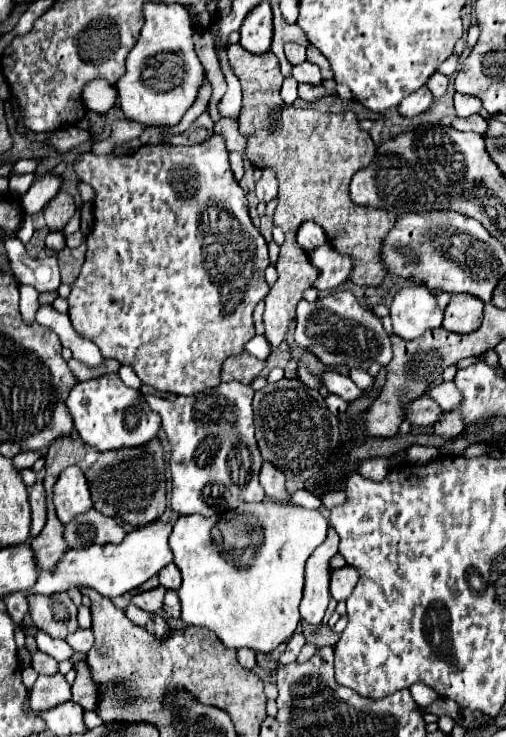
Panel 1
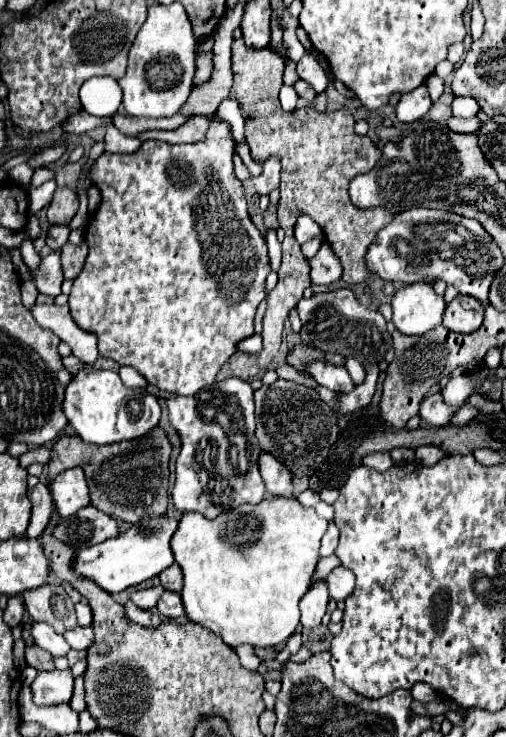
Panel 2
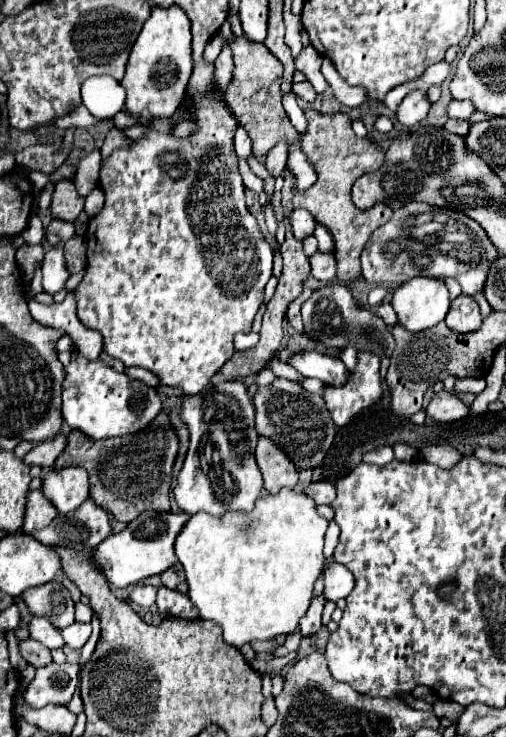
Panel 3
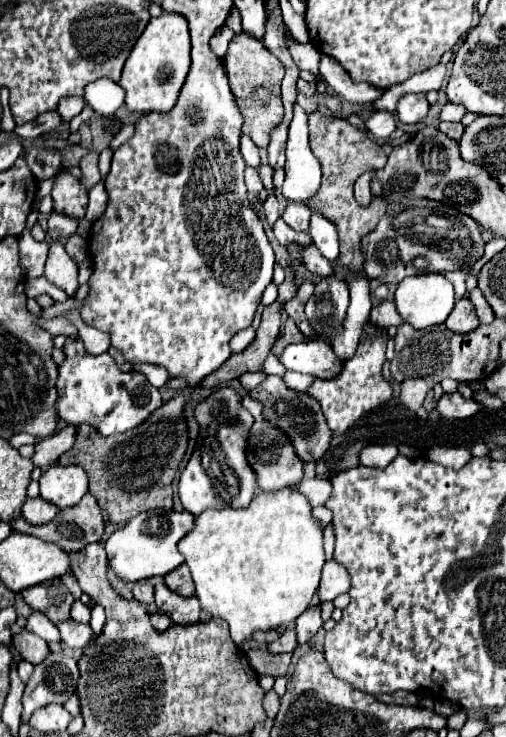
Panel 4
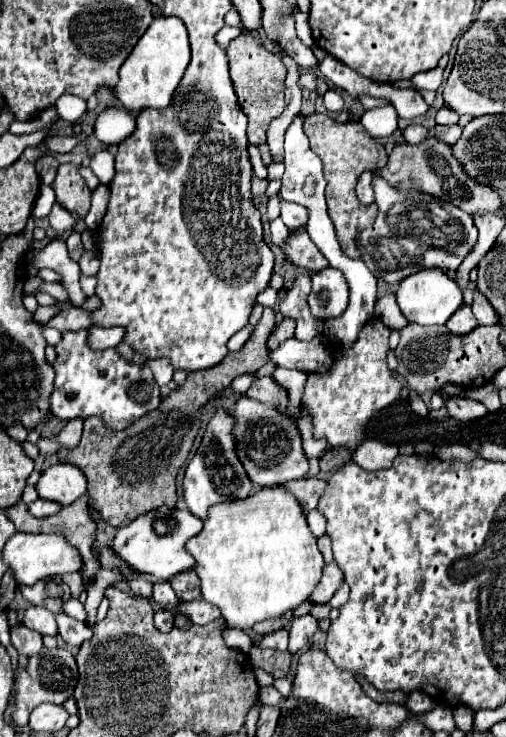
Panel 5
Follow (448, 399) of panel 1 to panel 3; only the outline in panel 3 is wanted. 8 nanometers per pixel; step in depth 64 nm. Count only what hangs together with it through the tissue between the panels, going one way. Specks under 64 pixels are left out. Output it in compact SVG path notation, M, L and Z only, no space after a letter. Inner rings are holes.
M462 378L462 380L456 380L454 394L458 394L460 390L462 390L462 392L480 394L484 388L486 388L486 380L484 380L484 378Z

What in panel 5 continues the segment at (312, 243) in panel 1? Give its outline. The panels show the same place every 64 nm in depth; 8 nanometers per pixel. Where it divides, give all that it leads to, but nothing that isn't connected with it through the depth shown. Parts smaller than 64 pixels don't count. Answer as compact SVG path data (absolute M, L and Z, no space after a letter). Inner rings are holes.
M282 200L280 206L282 206L280 218L284 220L284 224L290 230L306 226L306 222L308 222L308 210L306 208L300 208L300 204L292 204L292 202L286 202L286 200Z

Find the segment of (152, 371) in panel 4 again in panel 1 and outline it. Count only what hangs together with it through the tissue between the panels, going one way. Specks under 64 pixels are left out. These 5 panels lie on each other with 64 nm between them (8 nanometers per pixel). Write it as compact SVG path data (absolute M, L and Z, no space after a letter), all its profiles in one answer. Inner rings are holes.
M122 366L118 374L120 374L120 378L122 378L122 382L124 382L126 386L130 386L130 388L140 388L140 386L142 386L140 378L134 374L134 370L132 370L130 366Z

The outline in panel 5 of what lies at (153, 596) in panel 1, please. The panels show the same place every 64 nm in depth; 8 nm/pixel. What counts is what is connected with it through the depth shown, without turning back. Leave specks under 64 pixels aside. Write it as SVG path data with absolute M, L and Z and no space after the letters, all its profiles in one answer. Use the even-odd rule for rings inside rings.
M134 578L130 582L130 590L136 594L136 596L142 596L142 598L150 598L152 596L152 582L144 580L144 578Z

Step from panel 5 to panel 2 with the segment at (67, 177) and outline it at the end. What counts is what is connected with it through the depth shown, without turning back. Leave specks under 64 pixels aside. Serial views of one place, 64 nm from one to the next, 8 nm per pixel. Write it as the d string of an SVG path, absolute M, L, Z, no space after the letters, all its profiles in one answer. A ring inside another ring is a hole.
M56 188L52 204L48 206L50 224L68 224L78 212L78 196L72 188Z

